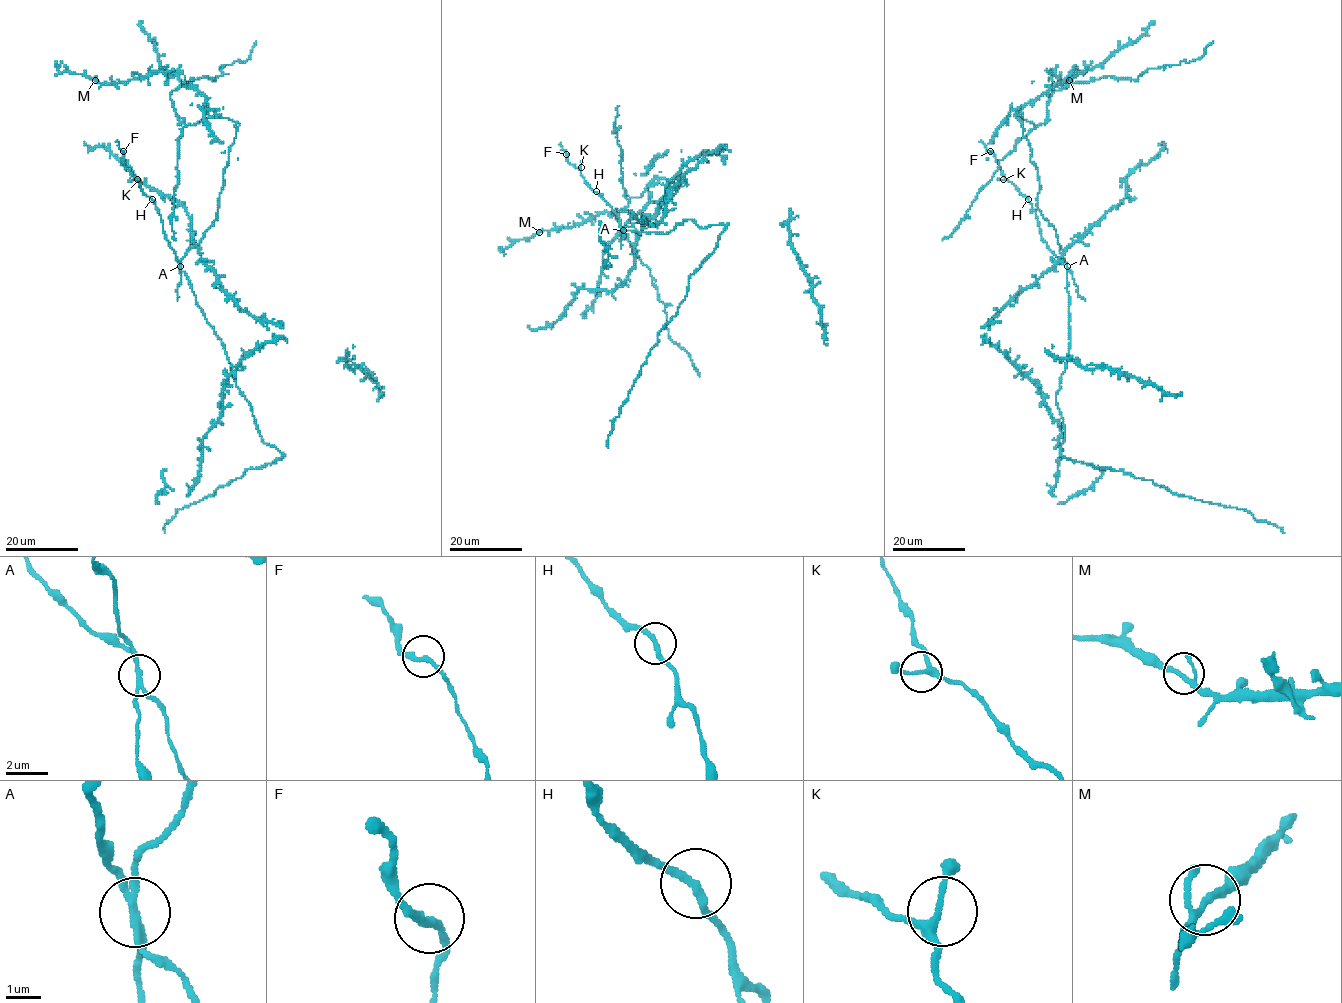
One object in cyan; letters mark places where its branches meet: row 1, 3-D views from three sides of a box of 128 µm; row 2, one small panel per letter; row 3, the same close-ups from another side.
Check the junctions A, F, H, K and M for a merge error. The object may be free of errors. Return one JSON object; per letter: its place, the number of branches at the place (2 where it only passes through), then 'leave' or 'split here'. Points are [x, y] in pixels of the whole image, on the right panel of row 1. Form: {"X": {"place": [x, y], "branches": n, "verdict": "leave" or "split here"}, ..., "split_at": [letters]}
{"A": {"place": [1067, 266], "branches": 3, "verdict": "split here"}, "F": {"place": [990, 151], "branches": 2, "verdict": "leave"}, "H": {"place": [1028, 199], "branches": 2, "verdict": "leave"}, "K": {"place": [1003, 179], "branches": 3, "verdict": "leave"}, "M": {"place": [1069, 80], "branches": 3, "verdict": "leave"}, "split_at": ["A"]}

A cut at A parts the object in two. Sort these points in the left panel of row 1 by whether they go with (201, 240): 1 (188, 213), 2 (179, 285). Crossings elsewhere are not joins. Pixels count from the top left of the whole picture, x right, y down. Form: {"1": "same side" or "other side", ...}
{"1": "other side", "2": "same side"}

